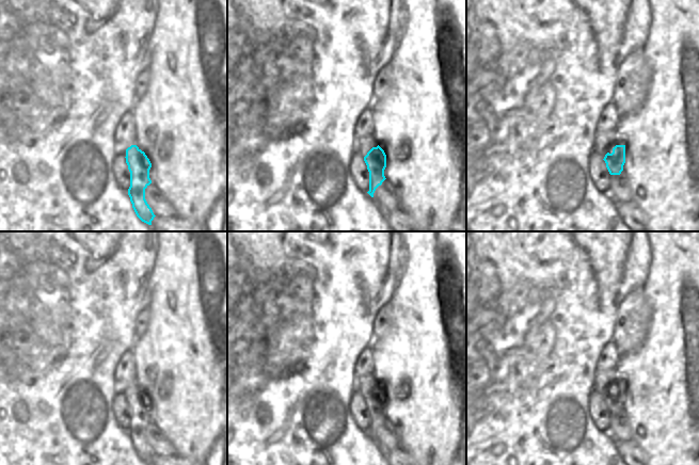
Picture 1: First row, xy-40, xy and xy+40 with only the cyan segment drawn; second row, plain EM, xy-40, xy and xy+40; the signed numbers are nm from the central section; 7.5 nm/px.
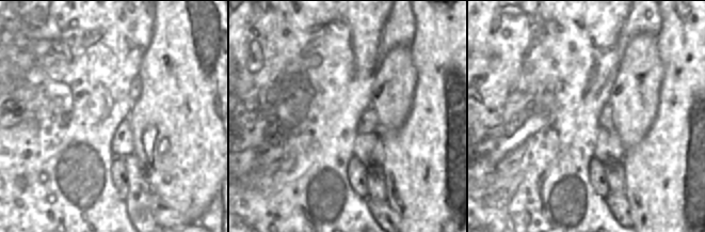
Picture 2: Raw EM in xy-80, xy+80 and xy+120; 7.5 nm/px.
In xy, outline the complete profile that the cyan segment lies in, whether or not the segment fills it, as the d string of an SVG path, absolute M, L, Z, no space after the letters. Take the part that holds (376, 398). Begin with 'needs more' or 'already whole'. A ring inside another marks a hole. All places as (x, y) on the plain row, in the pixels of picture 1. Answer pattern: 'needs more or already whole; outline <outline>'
needs more; outline M374 373L354 376L354 388L363 397L369 411L369 430L371 436L376 428L386 418L384 408L386 406L386 394L384 389L377 383Z

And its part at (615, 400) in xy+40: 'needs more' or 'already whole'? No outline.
needs more

